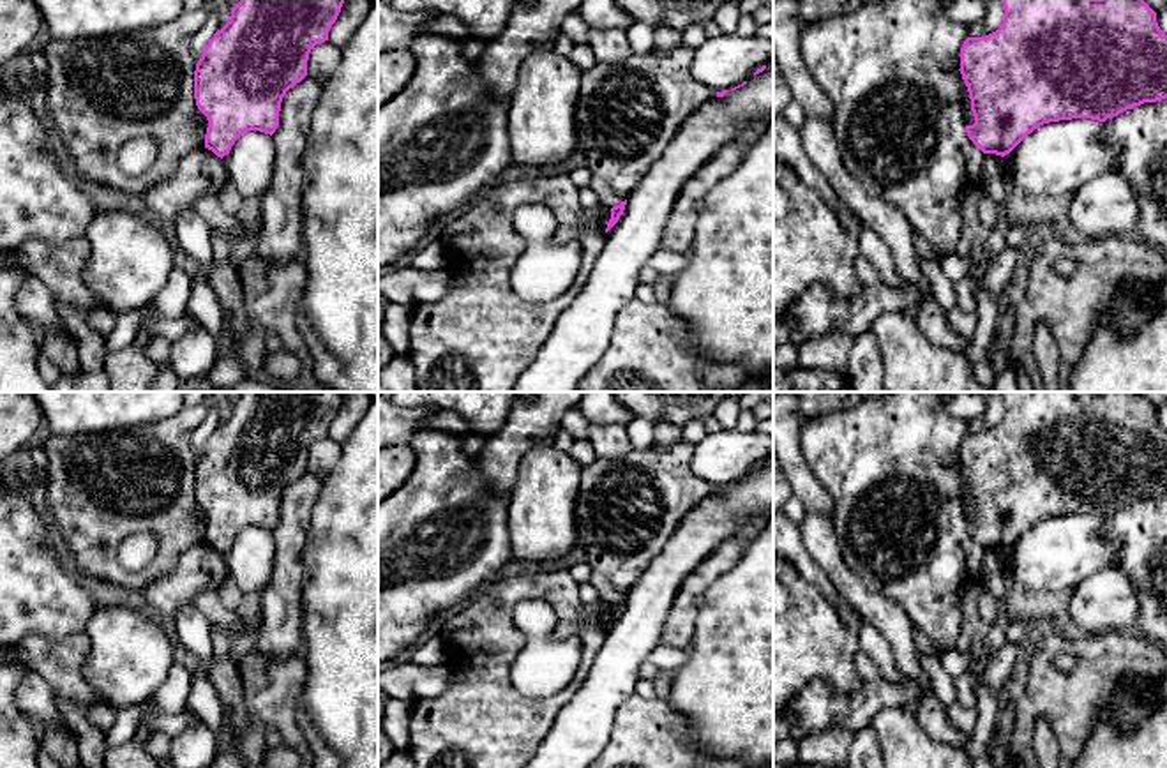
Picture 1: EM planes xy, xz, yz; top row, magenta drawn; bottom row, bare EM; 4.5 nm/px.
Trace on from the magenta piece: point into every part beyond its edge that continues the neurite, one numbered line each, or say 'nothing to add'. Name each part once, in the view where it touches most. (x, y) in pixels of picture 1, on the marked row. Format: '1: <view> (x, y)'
nothing to add

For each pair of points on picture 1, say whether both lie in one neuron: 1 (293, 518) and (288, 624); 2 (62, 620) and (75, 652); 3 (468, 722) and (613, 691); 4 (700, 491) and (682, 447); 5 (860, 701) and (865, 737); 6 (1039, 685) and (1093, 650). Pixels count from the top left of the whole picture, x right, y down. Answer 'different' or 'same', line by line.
1: same
2: different
3: different
4: same
5: different
6: same

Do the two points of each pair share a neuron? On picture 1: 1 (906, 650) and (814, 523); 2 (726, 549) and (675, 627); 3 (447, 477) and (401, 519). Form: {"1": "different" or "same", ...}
{"1": "same", "2": "same", "3": "same"}

